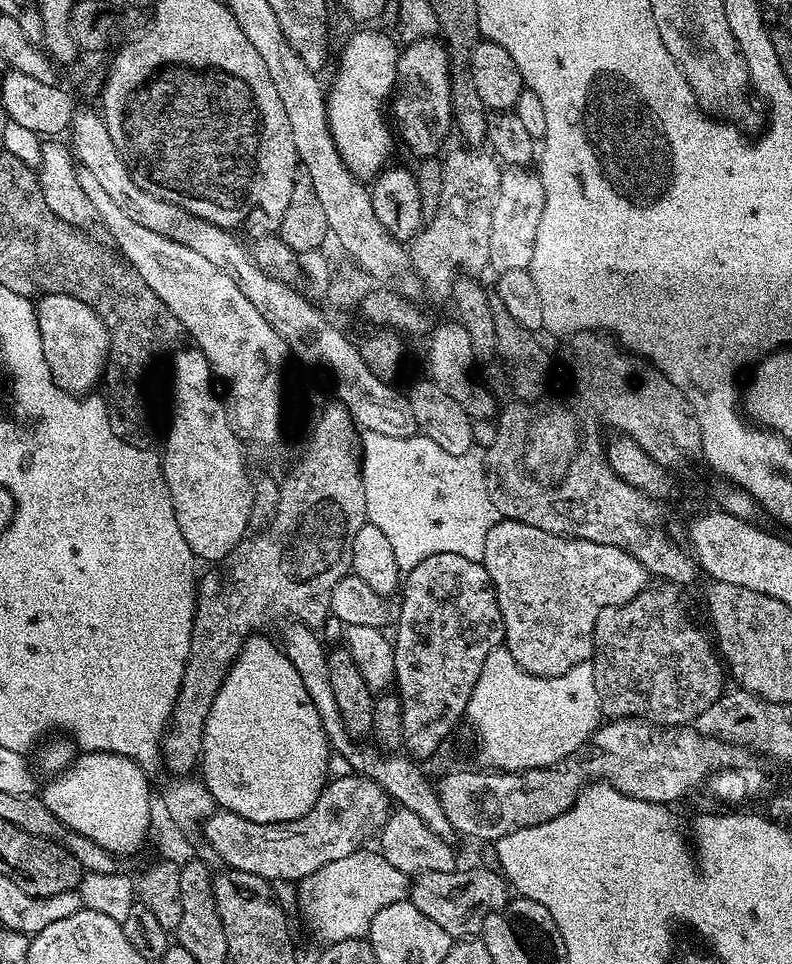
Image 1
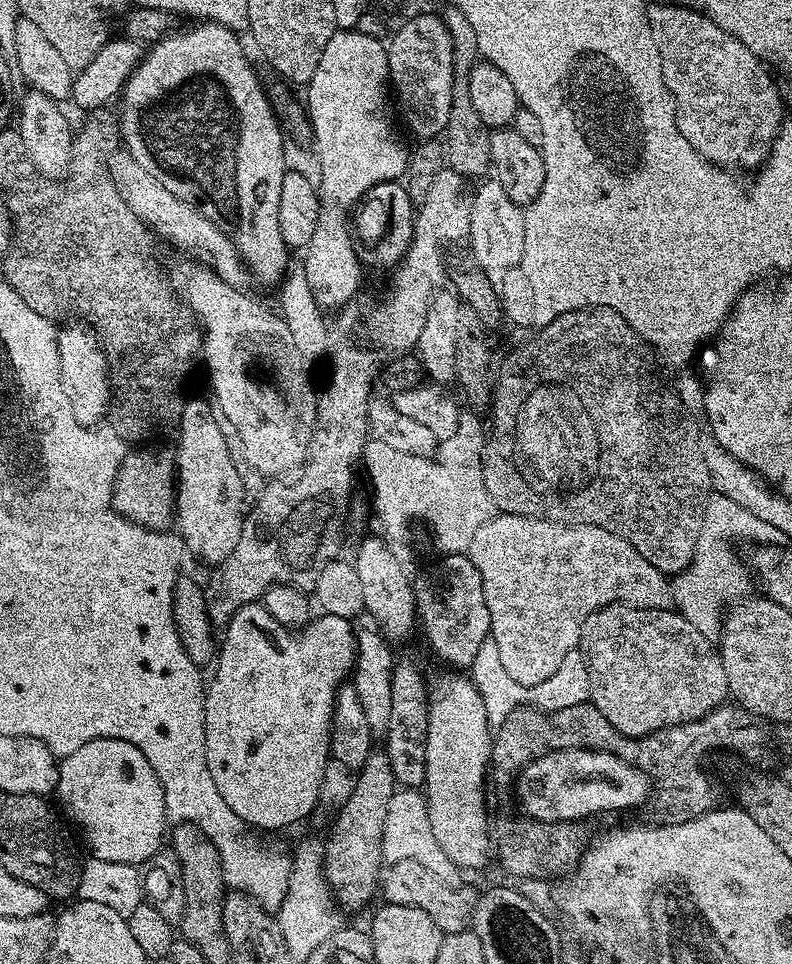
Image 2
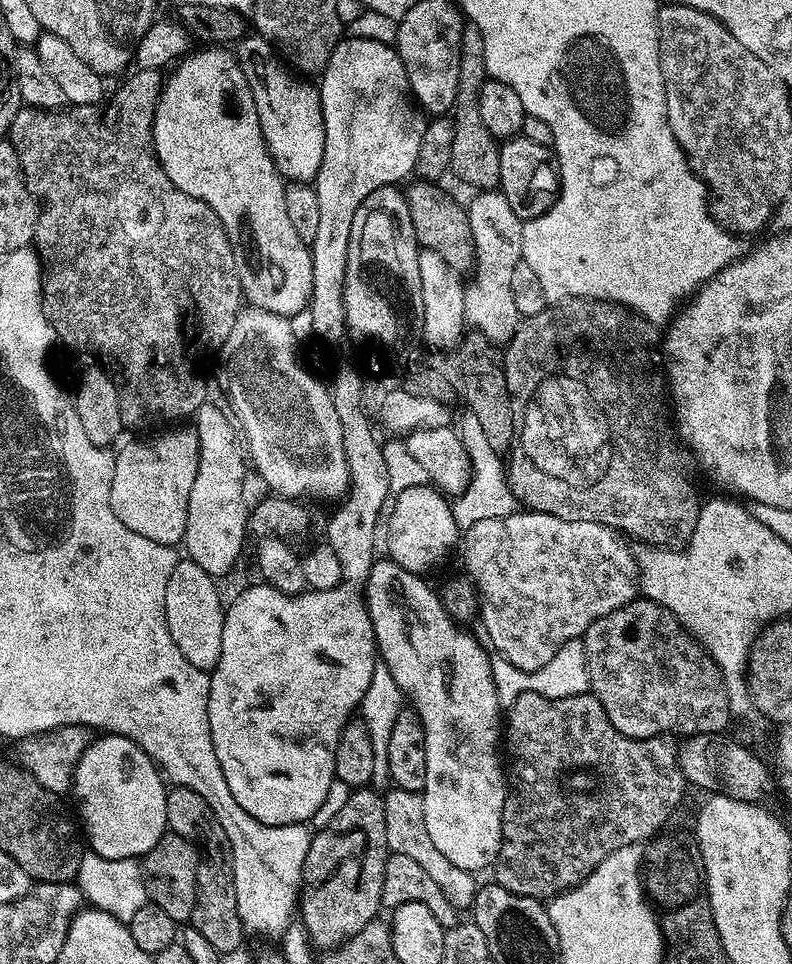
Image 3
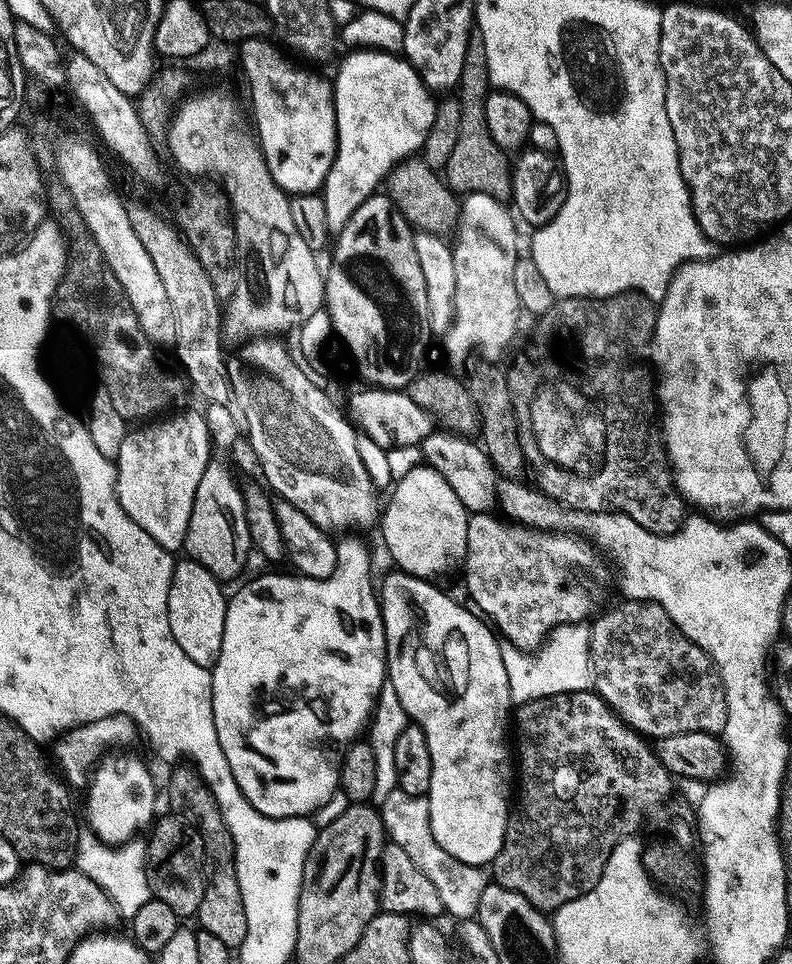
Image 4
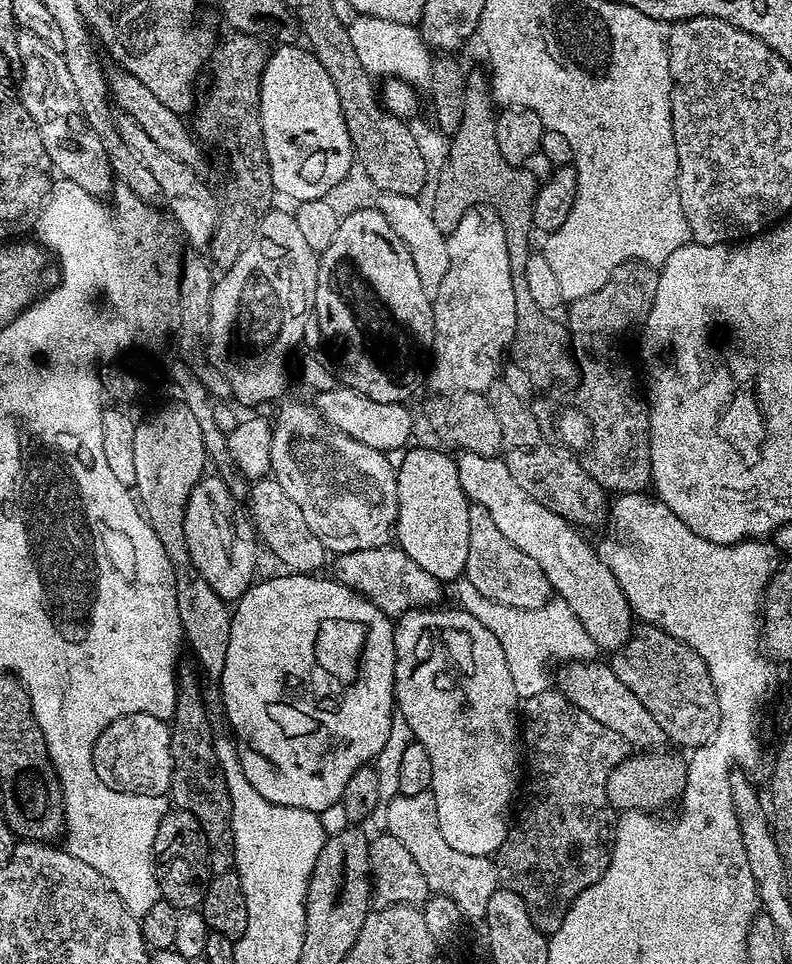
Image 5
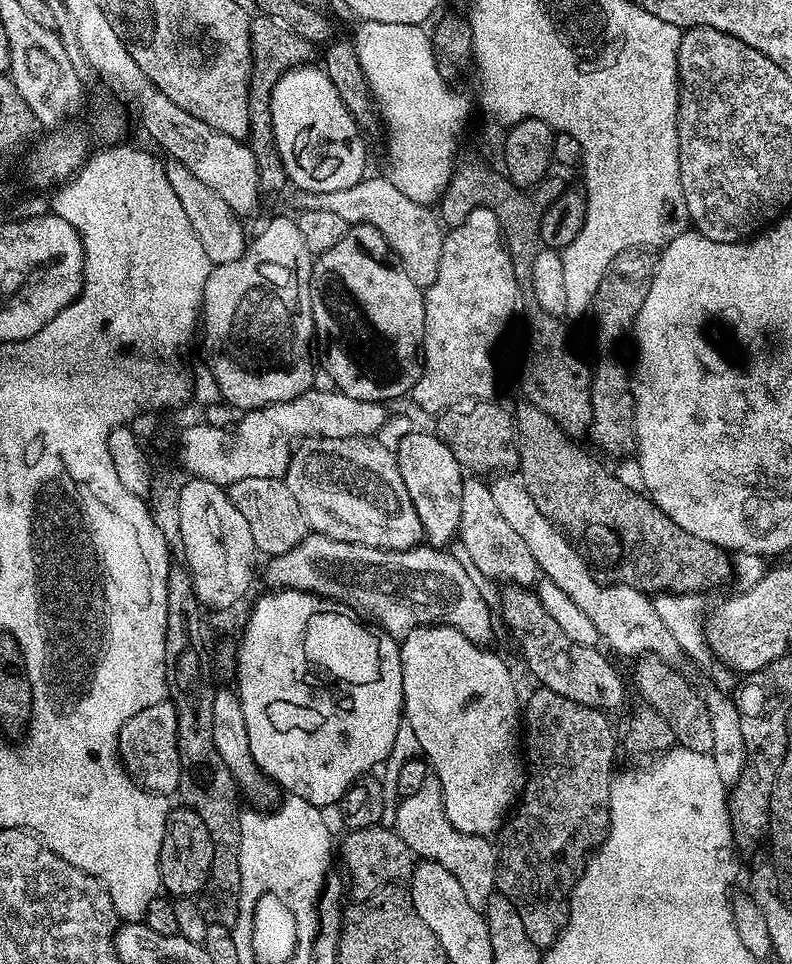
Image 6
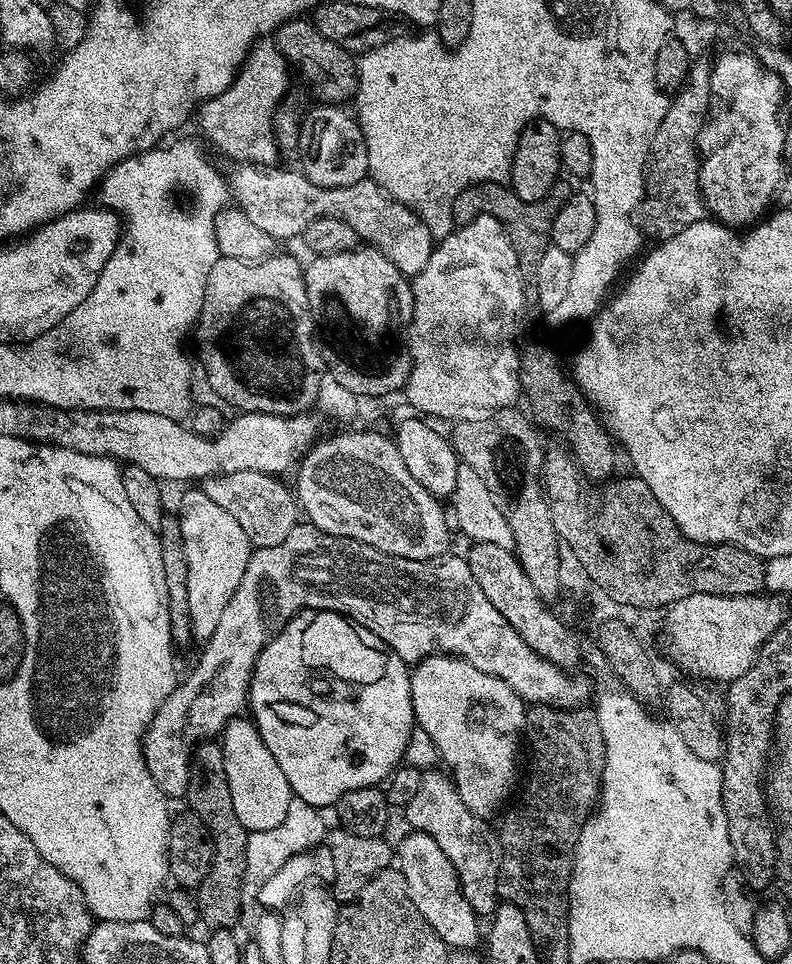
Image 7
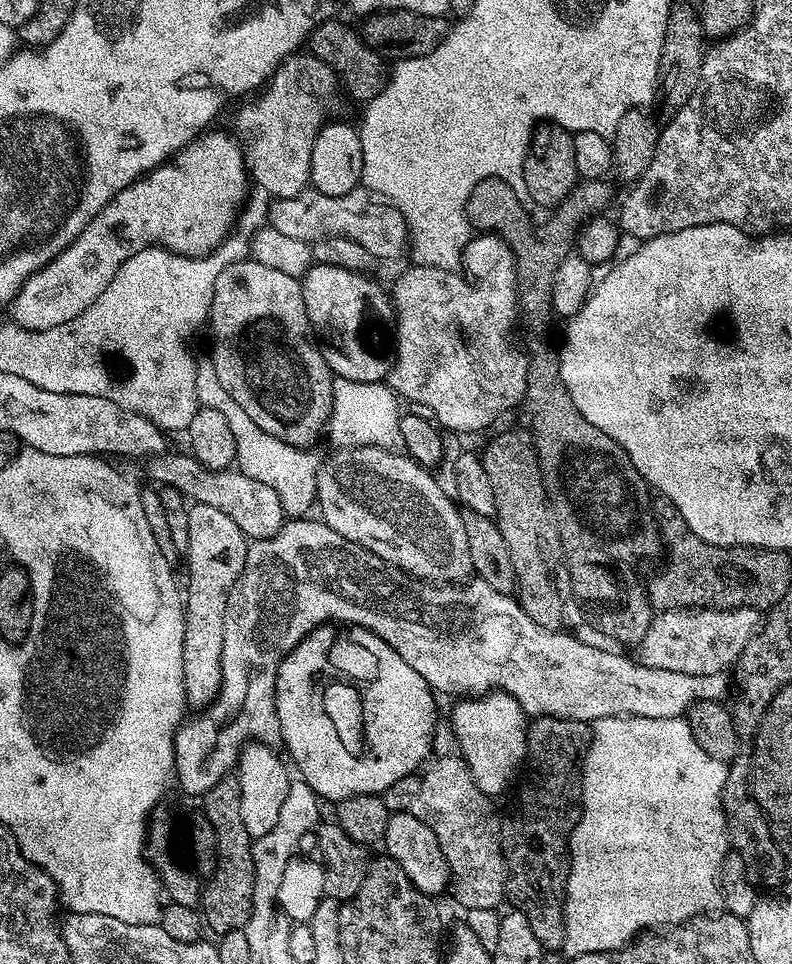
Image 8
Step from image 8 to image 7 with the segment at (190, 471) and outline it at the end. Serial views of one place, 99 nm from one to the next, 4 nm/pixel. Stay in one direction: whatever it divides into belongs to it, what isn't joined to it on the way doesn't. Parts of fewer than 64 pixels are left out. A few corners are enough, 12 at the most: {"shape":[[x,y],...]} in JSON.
{"shape":[[242,470],[202,490],[256,548],[278,546],[298,523],[283,479]]}

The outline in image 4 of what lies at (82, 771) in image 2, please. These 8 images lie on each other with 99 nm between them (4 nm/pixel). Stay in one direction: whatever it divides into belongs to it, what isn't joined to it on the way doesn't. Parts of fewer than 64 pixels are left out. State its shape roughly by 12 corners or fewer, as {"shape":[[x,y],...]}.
{"shape":[[136,758],[105,759],[87,825],[127,843],[155,817],[156,786]]}

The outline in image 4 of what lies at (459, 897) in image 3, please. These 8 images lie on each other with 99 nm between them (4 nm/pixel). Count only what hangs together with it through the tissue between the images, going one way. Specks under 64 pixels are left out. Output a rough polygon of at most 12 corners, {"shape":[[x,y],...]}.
{"shape":[[396,787],[378,808],[391,843],[434,882],[447,915],[475,917],[490,883],[446,854],[427,795]]}

